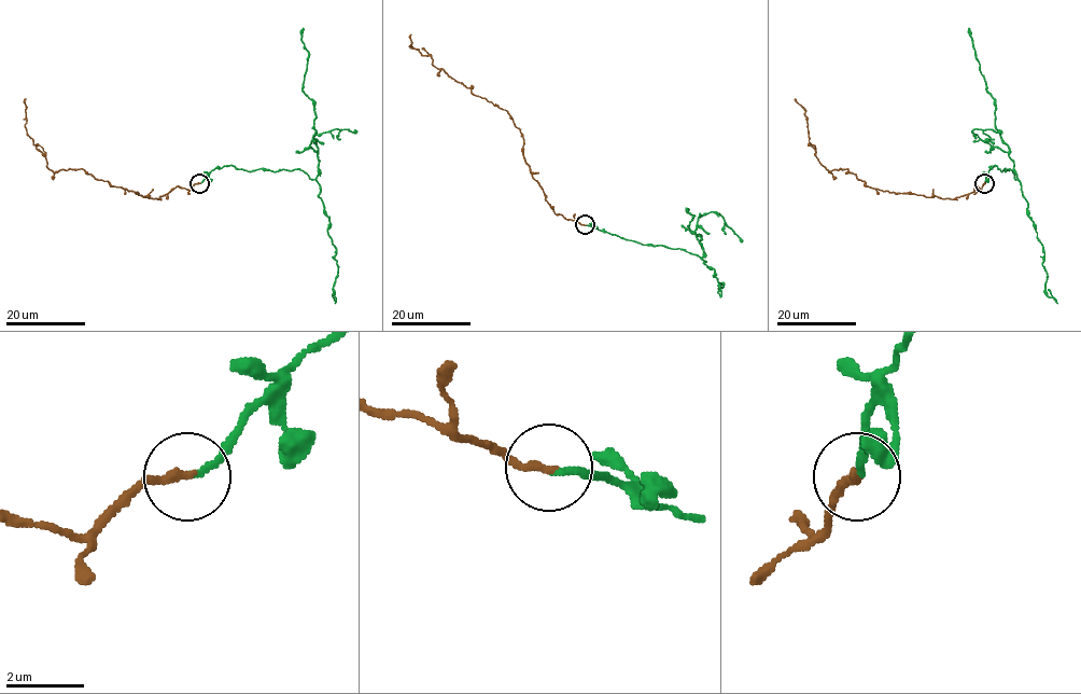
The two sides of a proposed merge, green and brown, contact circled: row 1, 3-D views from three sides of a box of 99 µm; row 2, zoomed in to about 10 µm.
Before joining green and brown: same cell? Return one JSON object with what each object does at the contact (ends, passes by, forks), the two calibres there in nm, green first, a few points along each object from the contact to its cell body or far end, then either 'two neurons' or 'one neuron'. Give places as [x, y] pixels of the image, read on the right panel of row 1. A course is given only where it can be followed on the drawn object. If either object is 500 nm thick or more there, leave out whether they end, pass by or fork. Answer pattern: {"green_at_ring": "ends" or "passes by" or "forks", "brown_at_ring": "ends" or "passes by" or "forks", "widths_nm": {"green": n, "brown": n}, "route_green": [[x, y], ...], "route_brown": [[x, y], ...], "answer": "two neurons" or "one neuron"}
{"green_at_ring": "ends", "brown_at_ring": "ends", "widths_nm": {"green": 130, "brown": 220}, "route_green": [[985, 183], [994, 166], [1016, 177], [1009, 147], [995, 124], [995, 102], [986, 89], [968, 28]], "route_brown": [[985, 183], [946, 198], [872, 189], [847, 168], [829, 171], [816, 156], [805, 110], [795, 98]], "answer": "one neuron"}

